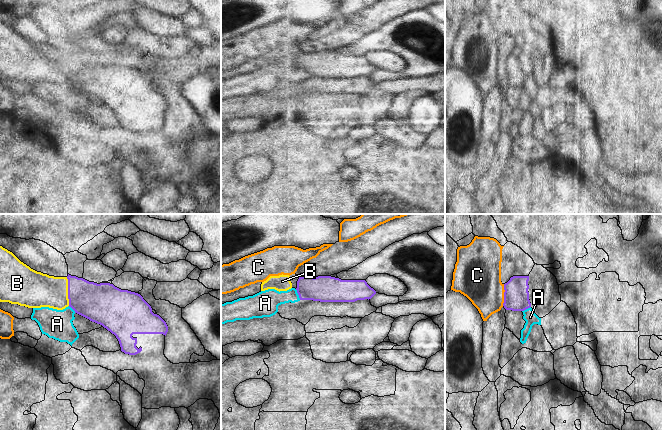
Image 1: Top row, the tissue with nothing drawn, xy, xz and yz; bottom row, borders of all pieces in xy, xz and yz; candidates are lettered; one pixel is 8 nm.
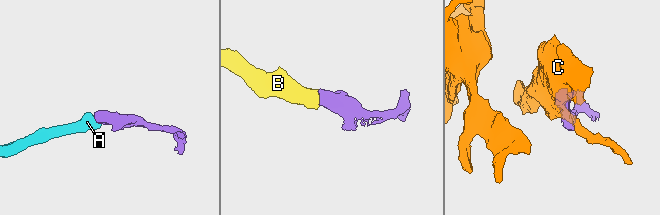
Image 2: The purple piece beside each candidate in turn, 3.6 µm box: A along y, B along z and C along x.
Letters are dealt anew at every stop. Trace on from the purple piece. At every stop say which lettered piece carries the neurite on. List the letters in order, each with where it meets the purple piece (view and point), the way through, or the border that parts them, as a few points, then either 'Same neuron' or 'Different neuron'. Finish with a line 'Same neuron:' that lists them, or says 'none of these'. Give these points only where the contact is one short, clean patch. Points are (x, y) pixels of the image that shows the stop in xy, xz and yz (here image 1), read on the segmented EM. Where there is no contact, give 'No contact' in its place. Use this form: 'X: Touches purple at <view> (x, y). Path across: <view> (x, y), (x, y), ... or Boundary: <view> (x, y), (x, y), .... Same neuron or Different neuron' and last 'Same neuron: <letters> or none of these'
A: Touches purple at xz (298, 294). Boundary: xz (295, 289), (300, 299). Different neuron
B: Touches purple at xy (68, 291). Path across: xy (97, 302), (68, 291), (37, 290). Same neuron
C: Touches purple at yz (504, 295). Boundary: yz (504, 284), (504, 302), (502, 305). Different neuron
Same neuron: B

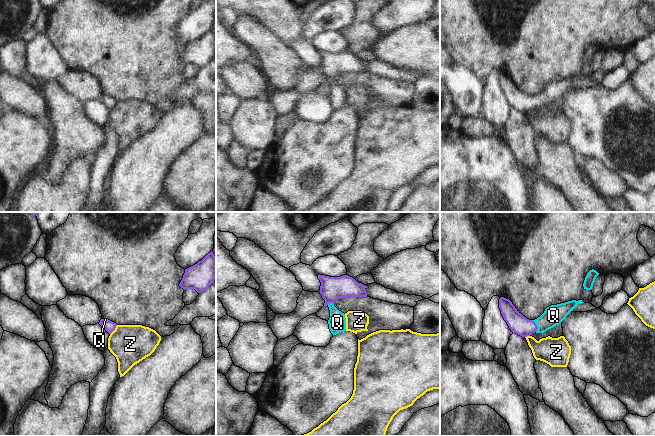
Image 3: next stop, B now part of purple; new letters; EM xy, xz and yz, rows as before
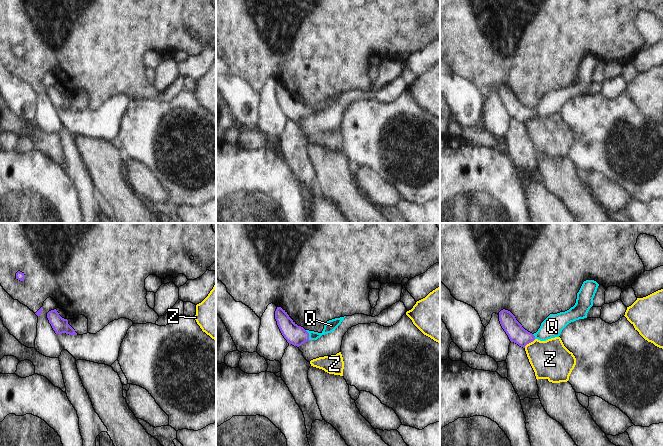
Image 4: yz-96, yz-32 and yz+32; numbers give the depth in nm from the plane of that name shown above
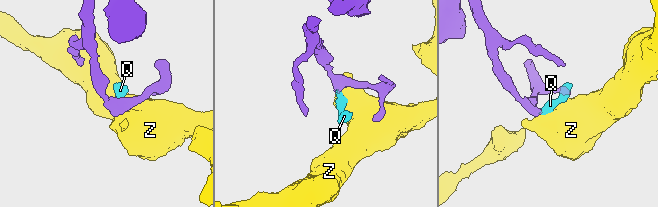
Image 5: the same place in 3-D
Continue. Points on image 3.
Q: Touches purple at yz (536, 325). Path across: yz (518, 324), (536, 325), (542, 324), (553, 315). Same neuron
Z: Touches purple at xy (114, 329). Boundary: xy (117, 325), (110, 334). Different neuron
Same neuron: Q

